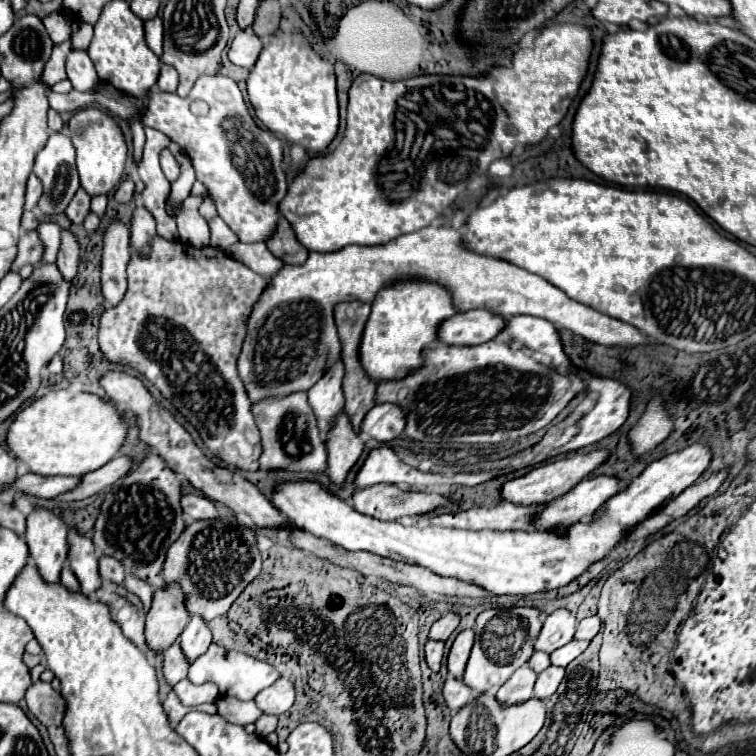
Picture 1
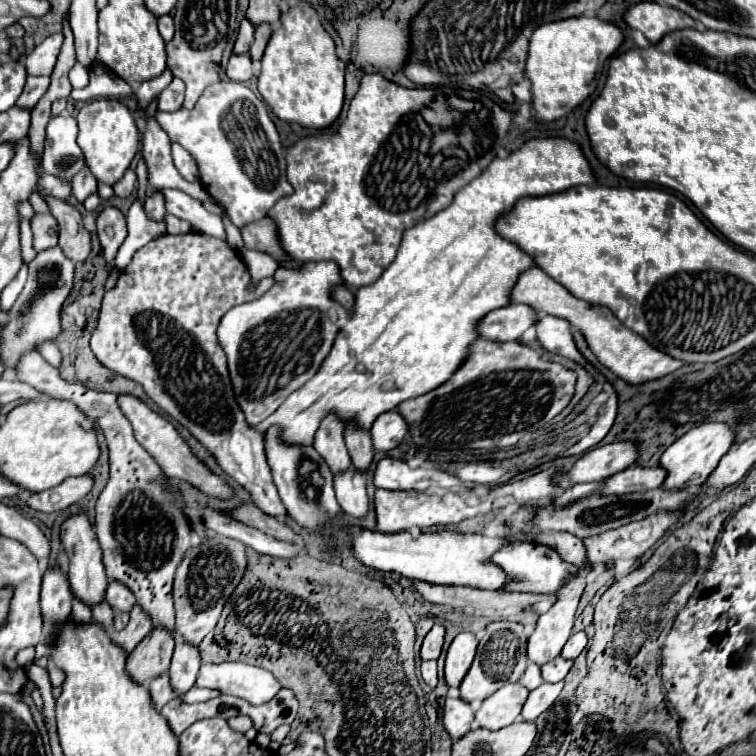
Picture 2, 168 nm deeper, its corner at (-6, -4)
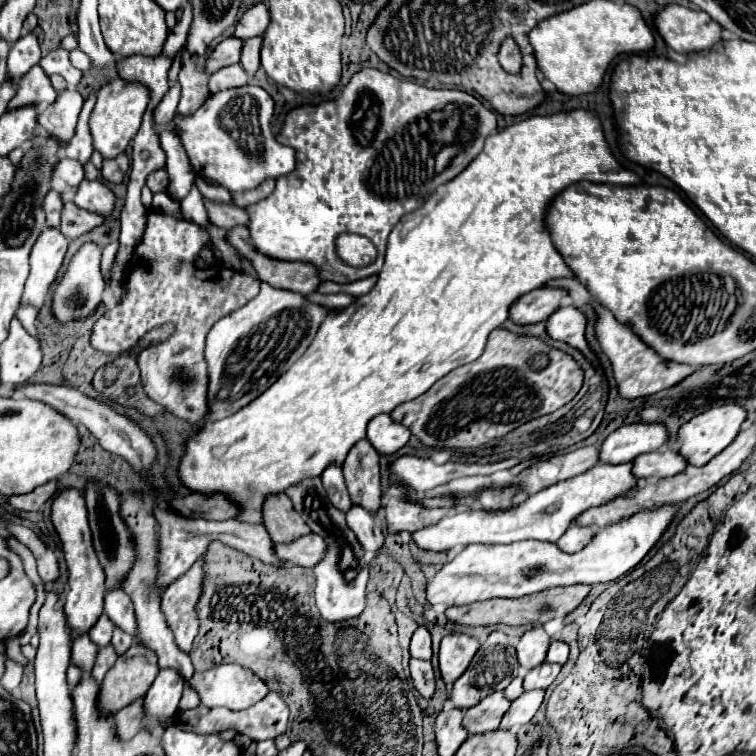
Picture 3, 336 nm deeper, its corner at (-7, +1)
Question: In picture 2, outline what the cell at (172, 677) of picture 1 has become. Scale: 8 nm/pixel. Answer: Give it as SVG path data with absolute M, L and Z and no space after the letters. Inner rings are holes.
M162 673L160 677L152 679L152 683L148 687L152 691L152 701L156 701L158 709L162 709L168 701L172 701L176 697L176 691L174 691L174 687L170 683L168 673Z

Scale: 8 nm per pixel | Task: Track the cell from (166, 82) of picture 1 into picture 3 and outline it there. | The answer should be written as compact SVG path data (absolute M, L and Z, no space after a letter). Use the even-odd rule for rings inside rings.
M179 84L171 86L167 90L167 94L163 96L163 100L155 106L155 110L153 110L153 122L155 122L155 126L165 128L171 122L171 118L175 116L175 108L179 104L179 92L181 92Z

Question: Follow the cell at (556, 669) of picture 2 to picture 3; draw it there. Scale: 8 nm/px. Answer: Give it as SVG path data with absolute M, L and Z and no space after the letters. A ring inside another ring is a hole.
M539 664L537 668L529 670L523 678L523 690L529 692L529 690L547 690L551 686L551 682L557 678L561 666L559 664Z

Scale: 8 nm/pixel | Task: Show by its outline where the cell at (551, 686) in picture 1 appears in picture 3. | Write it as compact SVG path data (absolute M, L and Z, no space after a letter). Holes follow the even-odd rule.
M523 692L517 700L511 702L511 708L505 712L499 730L517 730L527 724L543 702L545 692Z

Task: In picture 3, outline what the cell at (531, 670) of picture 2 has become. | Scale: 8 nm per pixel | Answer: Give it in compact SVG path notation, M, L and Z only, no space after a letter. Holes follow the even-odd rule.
M521 676L513 678L513 680L511 680L511 684L509 684L509 686L503 690L505 698L507 698L507 700L515 700L517 696L521 696L521 694L523 694L523 688L521 688L521 684L523 684L523 678L521 678Z

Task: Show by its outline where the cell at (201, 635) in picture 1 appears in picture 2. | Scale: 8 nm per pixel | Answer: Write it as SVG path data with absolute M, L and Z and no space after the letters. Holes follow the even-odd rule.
M178 635L172 665L170 665L170 681L172 681L172 687L176 689L176 695L186 693L196 683L196 677L202 665L202 655L198 651L200 649L196 645L186 643Z

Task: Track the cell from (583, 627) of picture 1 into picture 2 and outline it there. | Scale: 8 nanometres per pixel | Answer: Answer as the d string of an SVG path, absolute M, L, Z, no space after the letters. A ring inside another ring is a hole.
M578 631L570 637L570 641L564 645L560 655L566 657L566 659L576 659L588 647L588 641L590 641L590 637L584 631Z

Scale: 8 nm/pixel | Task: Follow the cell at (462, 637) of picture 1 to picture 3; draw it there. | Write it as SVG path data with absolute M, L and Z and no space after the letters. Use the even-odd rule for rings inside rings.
M449 634L441 640L439 670L445 684L453 684L469 666L469 660L479 650L479 642L467 634Z

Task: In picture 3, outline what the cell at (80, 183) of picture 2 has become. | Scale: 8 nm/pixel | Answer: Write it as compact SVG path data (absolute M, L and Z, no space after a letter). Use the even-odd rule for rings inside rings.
M93 90L87 96L83 110L81 110L81 116L79 116L79 122L77 122L77 128L75 128L75 134L65 148L65 156L77 158L81 164L85 164L91 158L91 152L93 152L93 138L91 138L91 130L89 130L89 114L91 114L95 102L97 102L97 90Z

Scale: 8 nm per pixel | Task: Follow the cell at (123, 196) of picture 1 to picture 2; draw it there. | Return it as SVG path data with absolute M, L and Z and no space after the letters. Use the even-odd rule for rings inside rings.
M128 169L126 175L122 177L122 181L118 181L118 185L114 185L114 193L116 193L116 197L126 199L134 189L136 189L136 173L132 169Z

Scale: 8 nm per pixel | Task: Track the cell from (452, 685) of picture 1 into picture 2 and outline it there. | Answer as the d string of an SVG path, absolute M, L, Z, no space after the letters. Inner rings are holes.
M448 697L444 705L444 727L452 739L460 739L472 729L474 711L460 697Z

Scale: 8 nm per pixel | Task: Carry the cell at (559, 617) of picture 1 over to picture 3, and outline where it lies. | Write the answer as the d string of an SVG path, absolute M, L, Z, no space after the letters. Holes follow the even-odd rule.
M533 626L531 630L527 630L521 636L521 640L519 640L517 648L515 648L521 668L531 670L531 668L539 666L541 662L545 662L549 642L551 642L551 638L545 634L543 626Z

